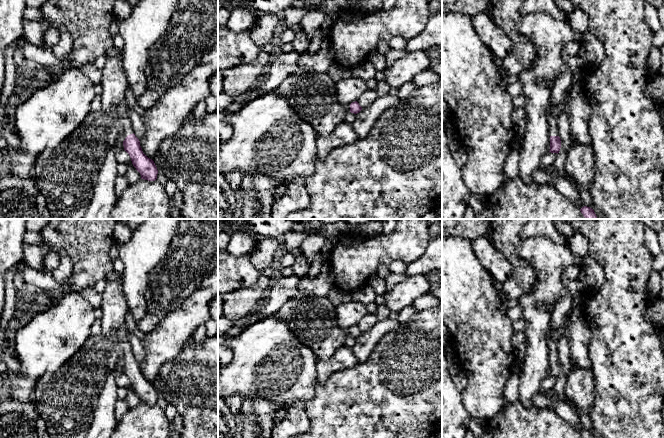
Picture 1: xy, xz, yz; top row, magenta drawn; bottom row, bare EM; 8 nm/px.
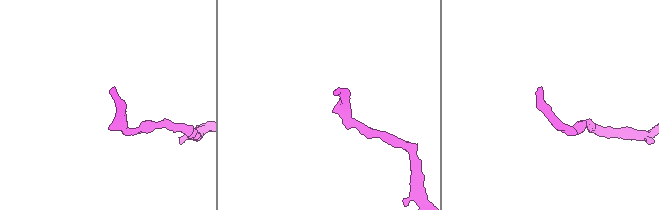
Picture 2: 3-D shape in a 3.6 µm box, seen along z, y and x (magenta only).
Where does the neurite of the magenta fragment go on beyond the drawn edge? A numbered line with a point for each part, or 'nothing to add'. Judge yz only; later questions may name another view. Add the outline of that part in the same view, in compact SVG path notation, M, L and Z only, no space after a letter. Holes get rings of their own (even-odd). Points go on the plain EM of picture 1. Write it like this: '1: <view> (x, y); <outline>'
1: yz (552, 343); M550 325L547 332L550 360L558 360L558 341L553 338L554 332L555 330L553 330L552 325Z

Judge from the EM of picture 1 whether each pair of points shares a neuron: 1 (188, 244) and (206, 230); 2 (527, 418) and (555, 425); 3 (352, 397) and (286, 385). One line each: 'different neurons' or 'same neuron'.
1: same neuron
2: same neuron
3: different neurons

